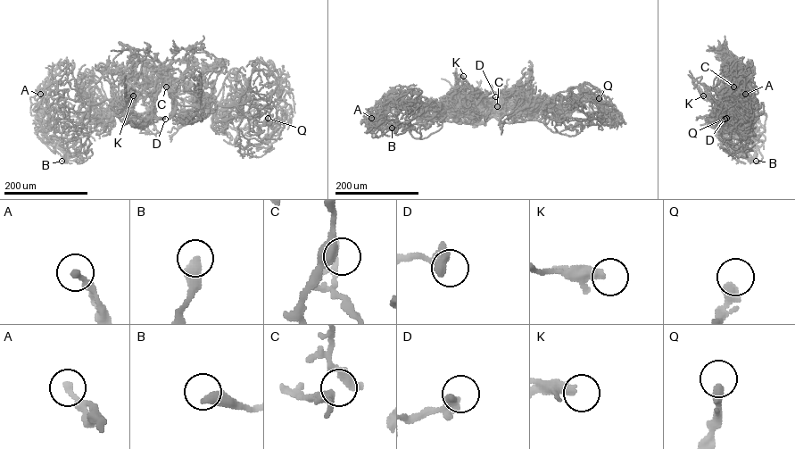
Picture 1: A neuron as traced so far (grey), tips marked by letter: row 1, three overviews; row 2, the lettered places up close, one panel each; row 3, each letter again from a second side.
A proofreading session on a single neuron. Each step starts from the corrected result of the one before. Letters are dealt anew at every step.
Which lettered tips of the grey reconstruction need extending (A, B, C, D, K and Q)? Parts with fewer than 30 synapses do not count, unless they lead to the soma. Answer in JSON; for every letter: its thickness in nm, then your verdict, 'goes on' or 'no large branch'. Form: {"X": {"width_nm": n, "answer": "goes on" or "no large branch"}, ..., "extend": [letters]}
{"A": {"width_nm": 280, "answer": "no large branch"}, "B": {"width_nm": 480, "answer": "no large branch"}, "C": {"width_nm": 360, "answer": "no large branch"}, "D": {"width_nm": 500, "answer": "no large branch"}, "K": {"width_nm": 280, "answer": "no large branch"}, "Q": {"width_nm": 400, "answer": "no large branch"}, "extend": []}

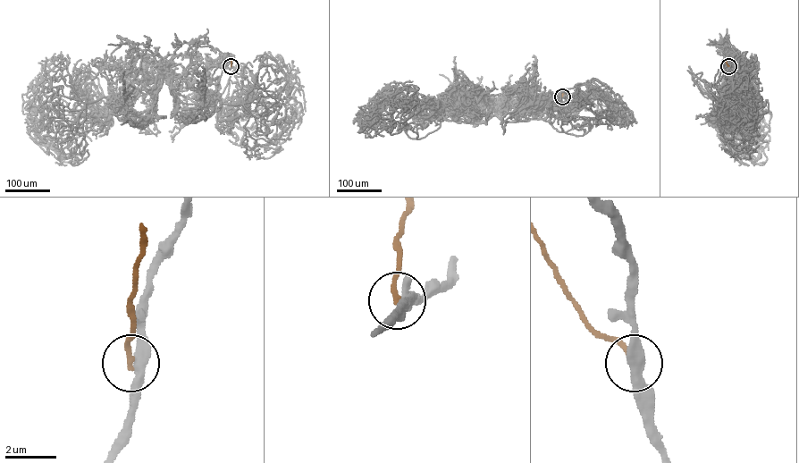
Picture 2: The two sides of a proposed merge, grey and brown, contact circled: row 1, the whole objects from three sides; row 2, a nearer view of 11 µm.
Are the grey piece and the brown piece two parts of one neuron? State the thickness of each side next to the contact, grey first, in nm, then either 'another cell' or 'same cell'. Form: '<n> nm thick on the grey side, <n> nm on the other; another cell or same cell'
420 nm thick on the grey side, 190 nm on the other; another cell

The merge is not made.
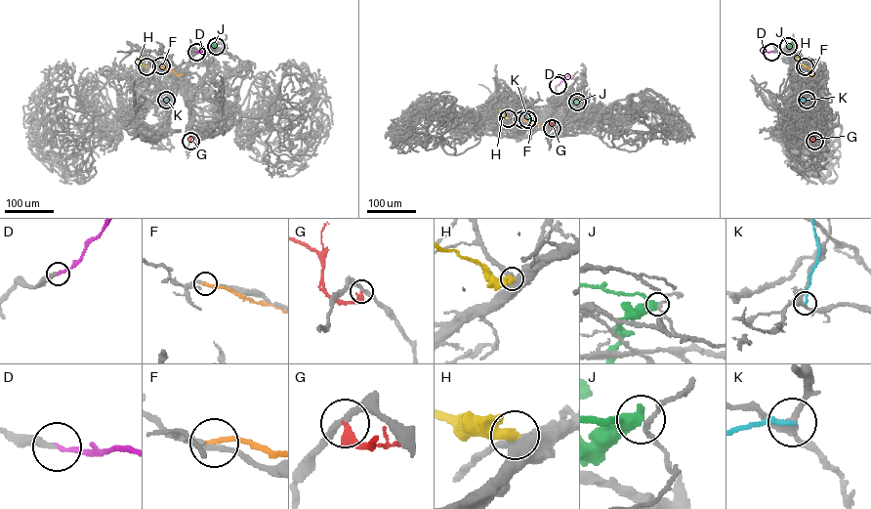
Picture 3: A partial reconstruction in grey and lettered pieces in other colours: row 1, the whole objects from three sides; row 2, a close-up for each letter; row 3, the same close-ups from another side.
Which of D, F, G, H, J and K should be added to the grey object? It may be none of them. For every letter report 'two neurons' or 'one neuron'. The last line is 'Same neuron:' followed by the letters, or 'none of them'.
D: one neuron
F: two neurons
G: two neurons
H: two neurons
J: two neurons
K: two neurons
Same neuron: D

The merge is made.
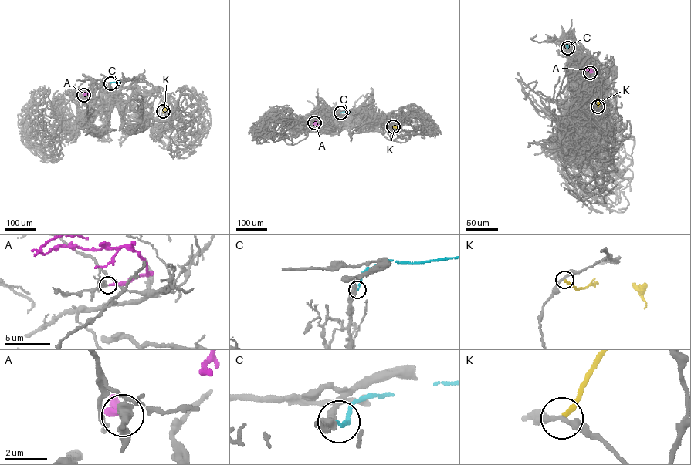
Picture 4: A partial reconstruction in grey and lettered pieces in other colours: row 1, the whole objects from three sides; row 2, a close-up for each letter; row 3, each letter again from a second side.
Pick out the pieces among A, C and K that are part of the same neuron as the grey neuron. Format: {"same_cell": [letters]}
{"same_cell": ["A"]}

